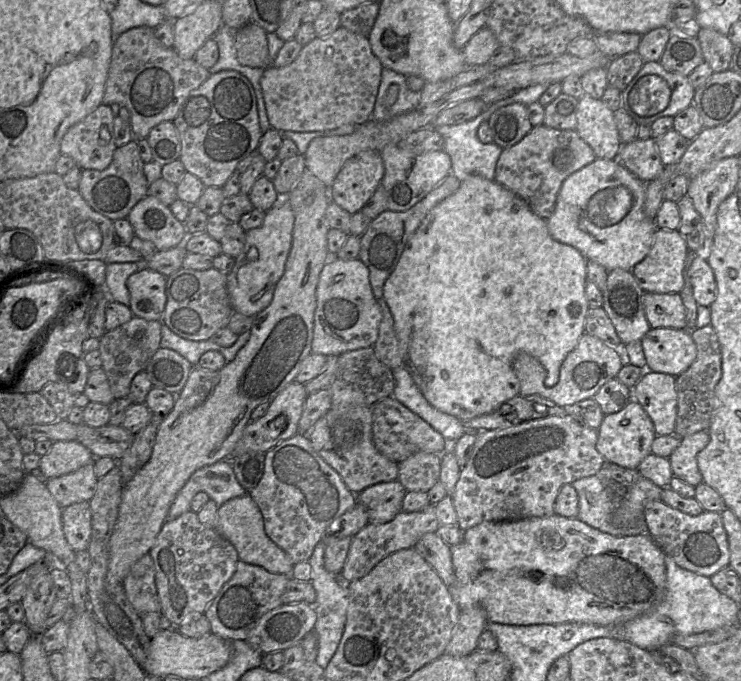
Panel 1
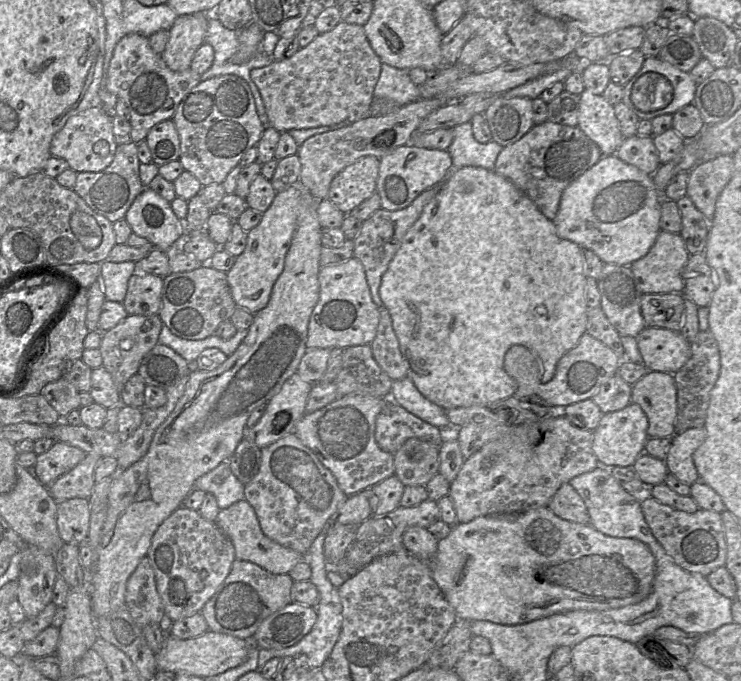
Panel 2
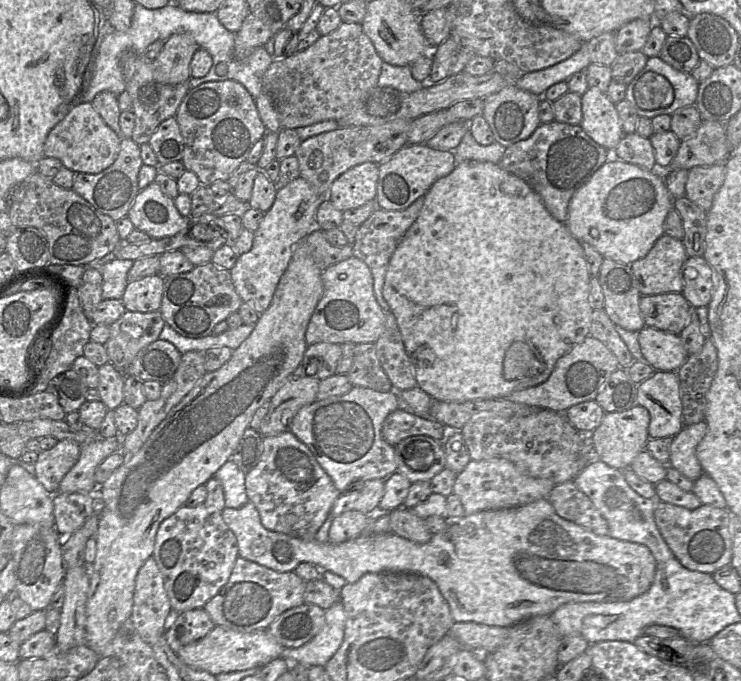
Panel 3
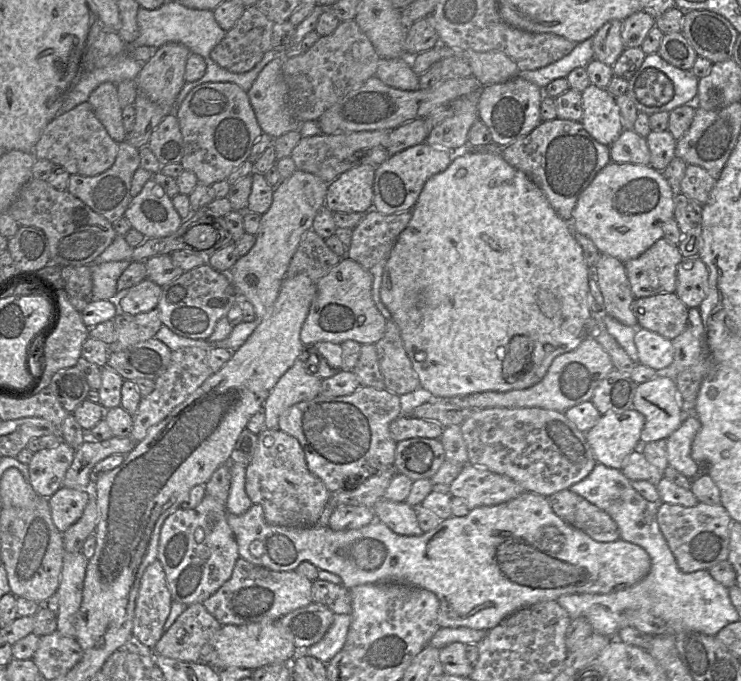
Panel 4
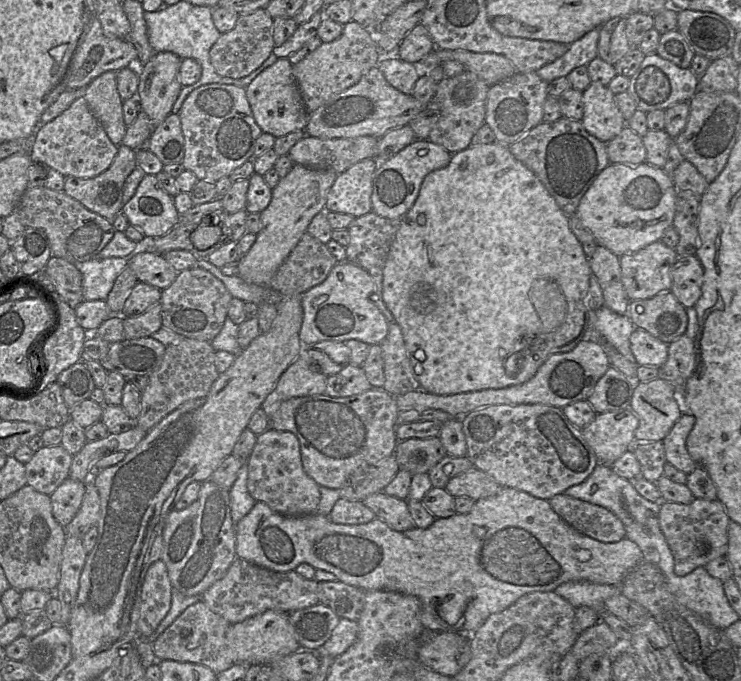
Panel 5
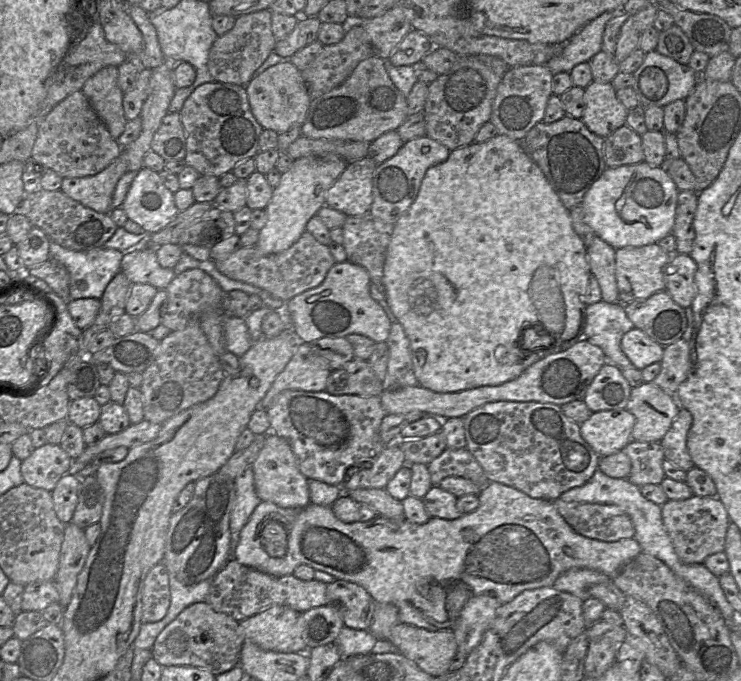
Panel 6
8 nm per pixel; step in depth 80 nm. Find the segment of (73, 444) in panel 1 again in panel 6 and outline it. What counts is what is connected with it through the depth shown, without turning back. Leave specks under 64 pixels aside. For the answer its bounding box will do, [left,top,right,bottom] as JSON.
[21,443,72,492]

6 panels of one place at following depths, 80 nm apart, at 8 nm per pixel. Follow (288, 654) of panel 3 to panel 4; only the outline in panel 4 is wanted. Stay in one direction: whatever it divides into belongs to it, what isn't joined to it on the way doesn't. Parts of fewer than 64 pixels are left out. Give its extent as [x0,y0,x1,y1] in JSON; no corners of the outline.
[298,614,350,665]

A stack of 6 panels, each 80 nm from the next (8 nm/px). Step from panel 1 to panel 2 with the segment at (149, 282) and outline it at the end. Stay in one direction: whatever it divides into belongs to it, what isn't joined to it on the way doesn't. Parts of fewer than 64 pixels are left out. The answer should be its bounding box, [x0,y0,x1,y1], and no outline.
[122,273,164,316]

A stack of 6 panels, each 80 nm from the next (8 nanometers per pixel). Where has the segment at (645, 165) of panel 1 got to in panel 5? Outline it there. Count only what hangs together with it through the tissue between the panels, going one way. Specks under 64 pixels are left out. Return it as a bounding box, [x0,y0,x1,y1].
[606,125,646,164]

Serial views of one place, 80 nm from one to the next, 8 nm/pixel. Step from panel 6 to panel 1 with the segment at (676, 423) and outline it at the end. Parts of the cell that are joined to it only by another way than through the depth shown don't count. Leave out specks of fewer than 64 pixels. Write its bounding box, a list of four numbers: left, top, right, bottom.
[668,431,709,487]

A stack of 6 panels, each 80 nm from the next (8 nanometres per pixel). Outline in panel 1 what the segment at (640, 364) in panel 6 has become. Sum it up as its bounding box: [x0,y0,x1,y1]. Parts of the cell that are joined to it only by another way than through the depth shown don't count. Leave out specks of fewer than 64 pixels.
[641,328,696,376]

